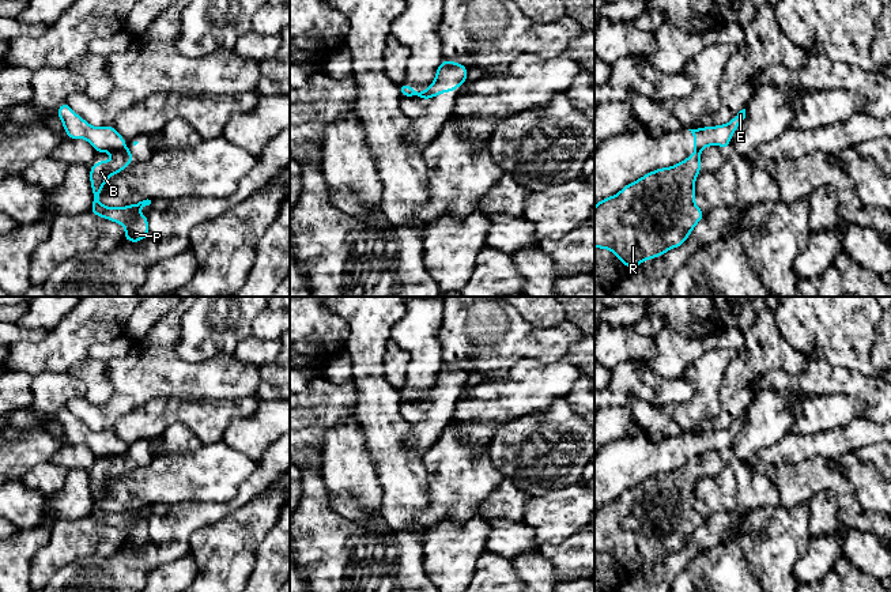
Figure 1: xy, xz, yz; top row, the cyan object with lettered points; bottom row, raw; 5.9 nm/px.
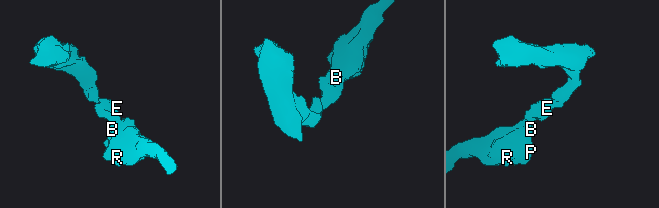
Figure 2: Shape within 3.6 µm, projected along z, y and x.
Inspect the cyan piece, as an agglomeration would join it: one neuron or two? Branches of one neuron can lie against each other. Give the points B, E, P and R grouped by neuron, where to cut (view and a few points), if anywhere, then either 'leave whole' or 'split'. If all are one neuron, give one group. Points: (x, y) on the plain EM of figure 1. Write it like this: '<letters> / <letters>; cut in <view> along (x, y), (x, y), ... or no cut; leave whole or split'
B P R / E; cut in xy along (123, 452), (113, 457); split

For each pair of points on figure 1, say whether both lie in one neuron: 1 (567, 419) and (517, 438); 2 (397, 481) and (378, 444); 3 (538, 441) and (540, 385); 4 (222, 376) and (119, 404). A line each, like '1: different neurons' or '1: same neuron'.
1: same neuron
2: same neuron
3: different neurons
4: same neuron

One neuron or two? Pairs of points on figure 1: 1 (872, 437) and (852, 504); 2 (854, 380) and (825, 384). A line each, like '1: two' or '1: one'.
1: two
2: one

